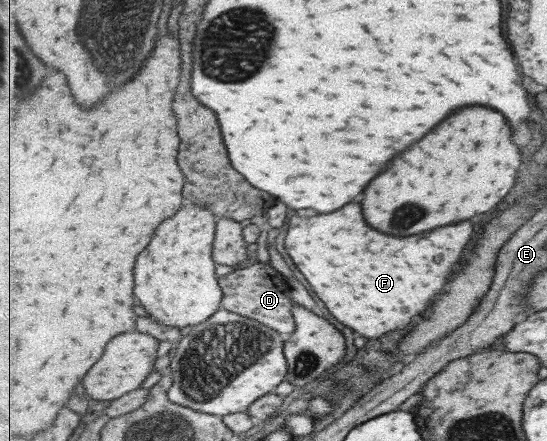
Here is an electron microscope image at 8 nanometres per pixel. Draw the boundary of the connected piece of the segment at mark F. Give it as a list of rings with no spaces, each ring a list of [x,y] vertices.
[[[347,204],[347,208],[341,208],[333,214],[319,214],[315,218],[291,218],[286,240],[293,262],[313,284],[317,296],[327,304],[333,316],[367,338],[383,338],[389,332],[407,328],[431,306],[431,302],[443,292],[443,288],[451,280],[453,268],[461,260],[473,234],[473,224],[467,220],[419,236],[393,238],[379,230],[373,230],[365,222],[361,204]]]

